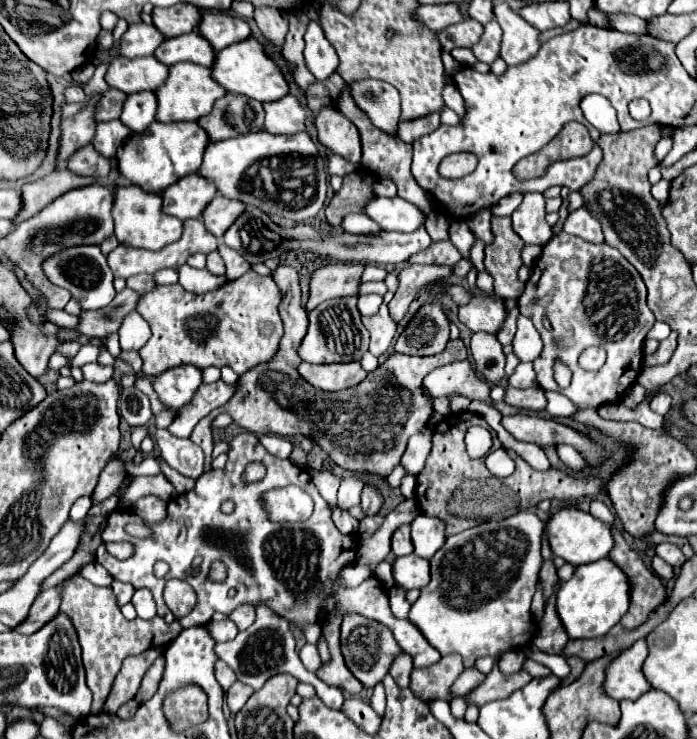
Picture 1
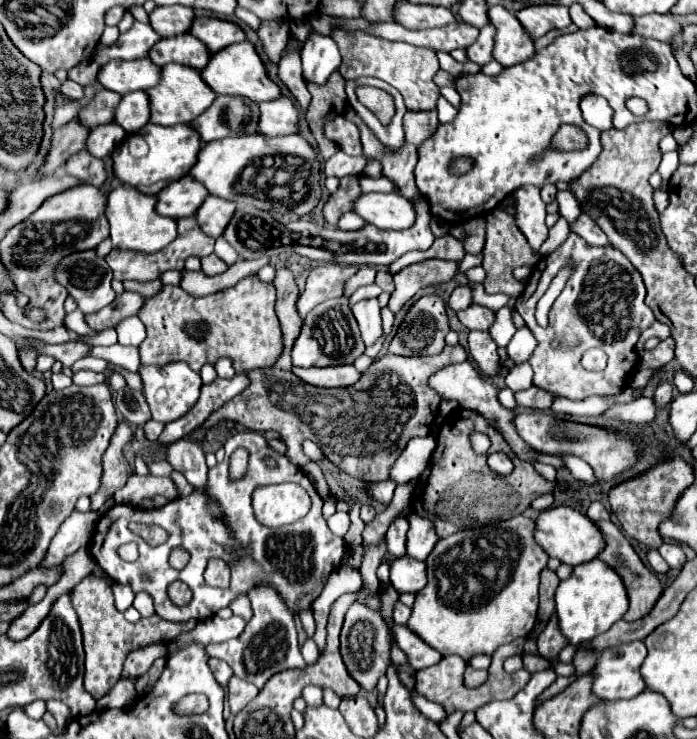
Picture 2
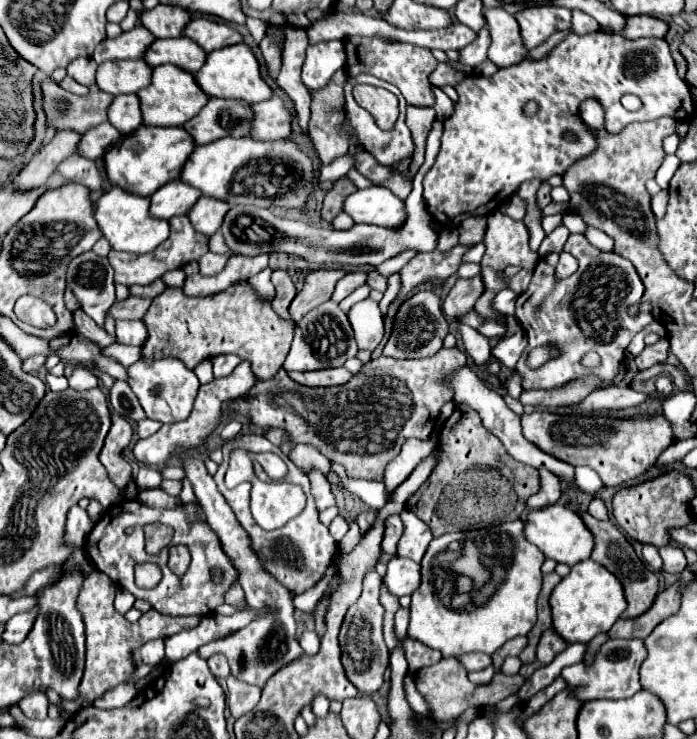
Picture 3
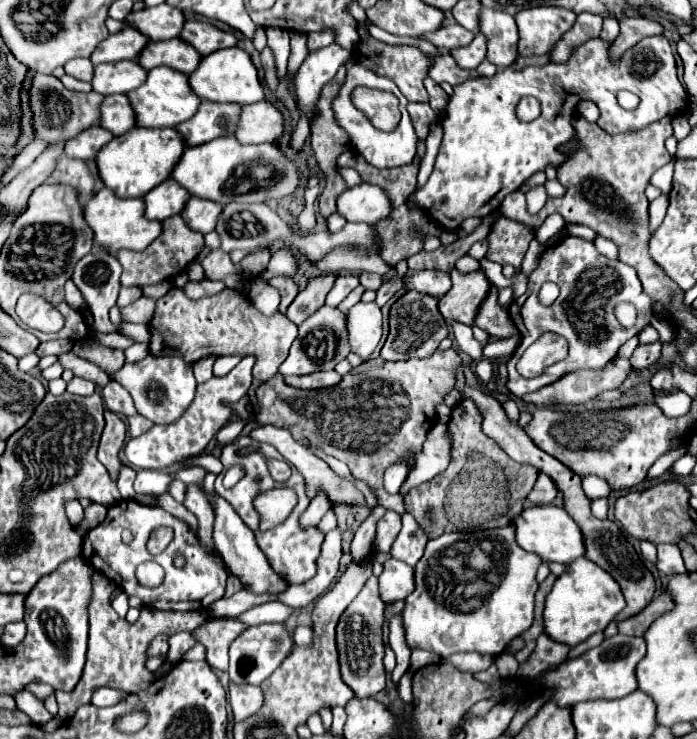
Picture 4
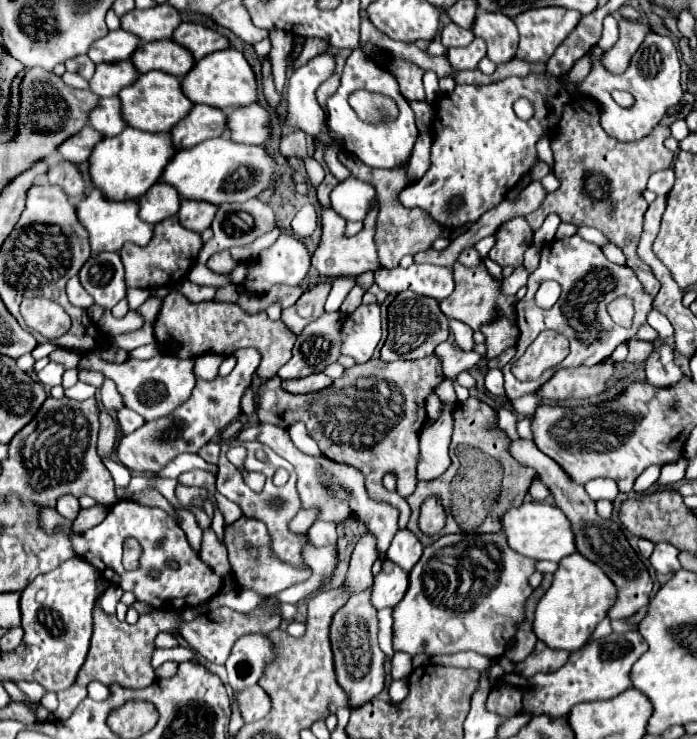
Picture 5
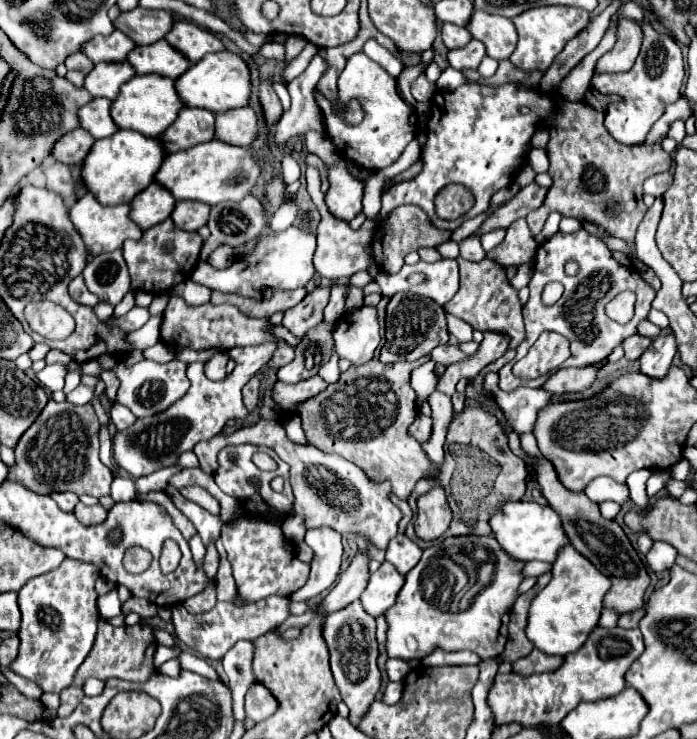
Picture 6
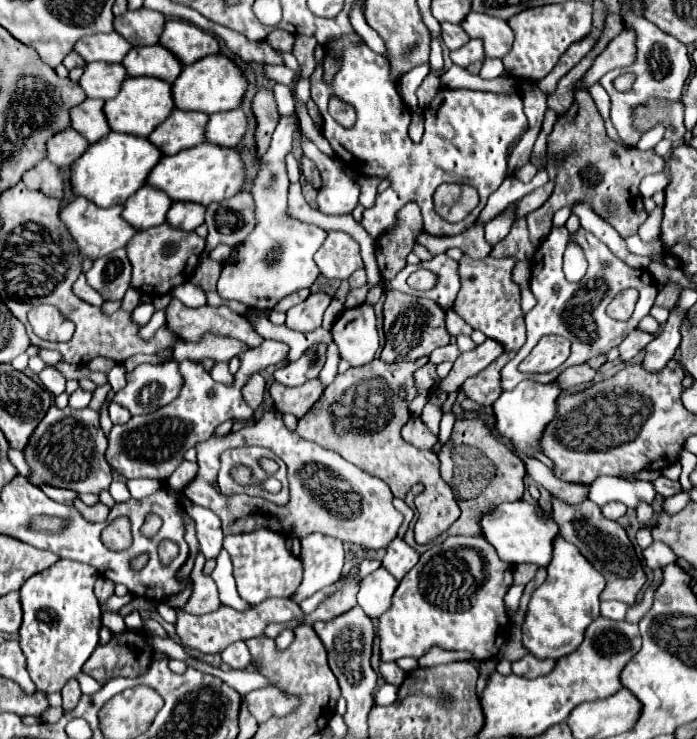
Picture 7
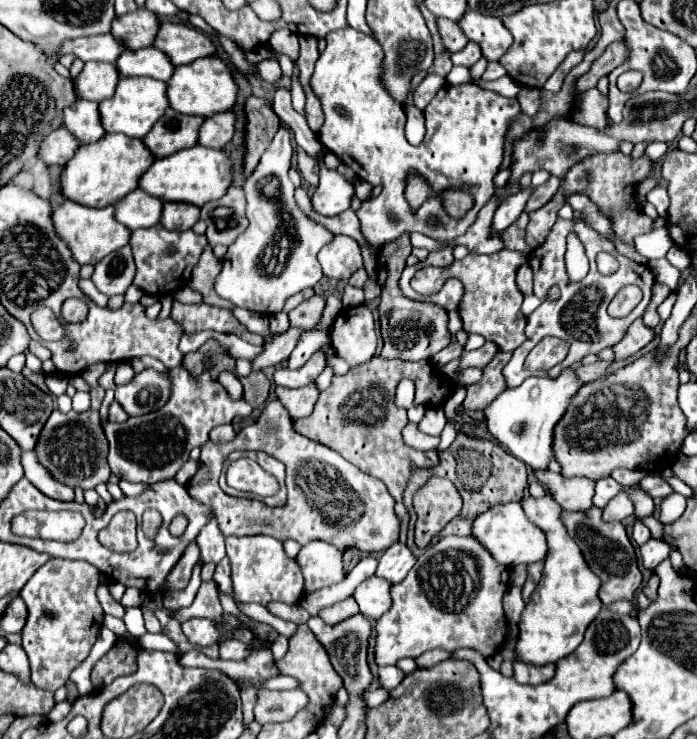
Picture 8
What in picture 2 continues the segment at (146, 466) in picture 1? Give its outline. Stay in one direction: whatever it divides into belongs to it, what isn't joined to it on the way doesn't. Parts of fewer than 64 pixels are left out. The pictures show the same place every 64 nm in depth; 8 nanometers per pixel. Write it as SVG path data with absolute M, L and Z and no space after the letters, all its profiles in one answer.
M150 460L146 461L148 468L150 468L150 472L155 476L165 476L170 477L172 471L172 466L166 460Z

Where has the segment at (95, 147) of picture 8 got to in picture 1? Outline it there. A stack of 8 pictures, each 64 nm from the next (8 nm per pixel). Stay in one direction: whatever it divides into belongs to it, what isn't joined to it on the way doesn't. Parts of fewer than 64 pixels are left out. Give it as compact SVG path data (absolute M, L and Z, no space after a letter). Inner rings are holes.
M152 122L150 130L134 134L118 148L116 152L118 172L132 184L140 186L144 192L162 194L164 188L200 168L200 160L206 146L208 136L204 136L204 130L196 122L178 122L178 124ZM136 144L142 146L142 152L136 152Z

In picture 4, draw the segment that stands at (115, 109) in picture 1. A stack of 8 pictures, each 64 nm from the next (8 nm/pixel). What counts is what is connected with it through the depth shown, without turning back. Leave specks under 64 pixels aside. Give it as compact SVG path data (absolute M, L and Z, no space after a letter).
M36 72L32 78L32 88L30 88L30 108L34 114L34 138L46 140L48 146L70 140L72 136L82 132L84 128L90 128L98 120L100 100L104 98L96 96L96 92L80 94L80 92L64 88L56 76Z

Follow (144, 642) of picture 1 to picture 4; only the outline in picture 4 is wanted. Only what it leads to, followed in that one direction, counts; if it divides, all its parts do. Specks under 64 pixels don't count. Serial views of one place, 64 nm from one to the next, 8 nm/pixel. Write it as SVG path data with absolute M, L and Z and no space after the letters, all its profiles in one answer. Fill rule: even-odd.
M94 572L92 578L92 600L88 606L90 612L90 638L88 638L88 656L86 656L86 666L82 672L80 682L72 692L56 692L58 700L57 716L62 720L69 720L80 704L88 704L92 698L92 690L98 686L108 686L108 688L118 688L124 692L140 692L148 688L150 682L150 670L146 668L148 660L148 646L154 636L168 632L168 636L198 628L206 618L206 610L192 610L192 612L164 612L164 610L154 610L154 608L142 608L142 616L134 622L128 624L126 620L118 618L114 608L110 606L110 594L116 588L112 580L108 580L104 574ZM102 592L106 592L106 598L102 598Z

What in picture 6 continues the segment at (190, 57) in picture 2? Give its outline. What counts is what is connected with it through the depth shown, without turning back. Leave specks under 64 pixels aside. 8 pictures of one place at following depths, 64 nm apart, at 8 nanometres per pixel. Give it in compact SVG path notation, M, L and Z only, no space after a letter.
M166 40L148 46L136 46L128 54L128 62L136 74L160 74L172 80L184 74L190 66L188 60L184 60L184 56L180 56L180 52L176 52Z

